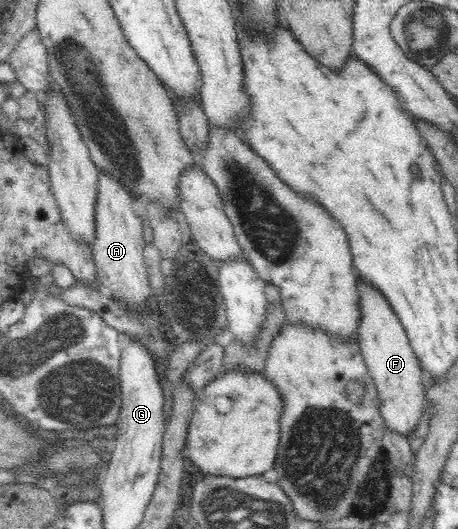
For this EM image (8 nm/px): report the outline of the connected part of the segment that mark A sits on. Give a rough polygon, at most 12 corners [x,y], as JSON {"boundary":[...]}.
{"boundary":[[98,175],[98,284],[148,312],[146,242],[132,197]]}

